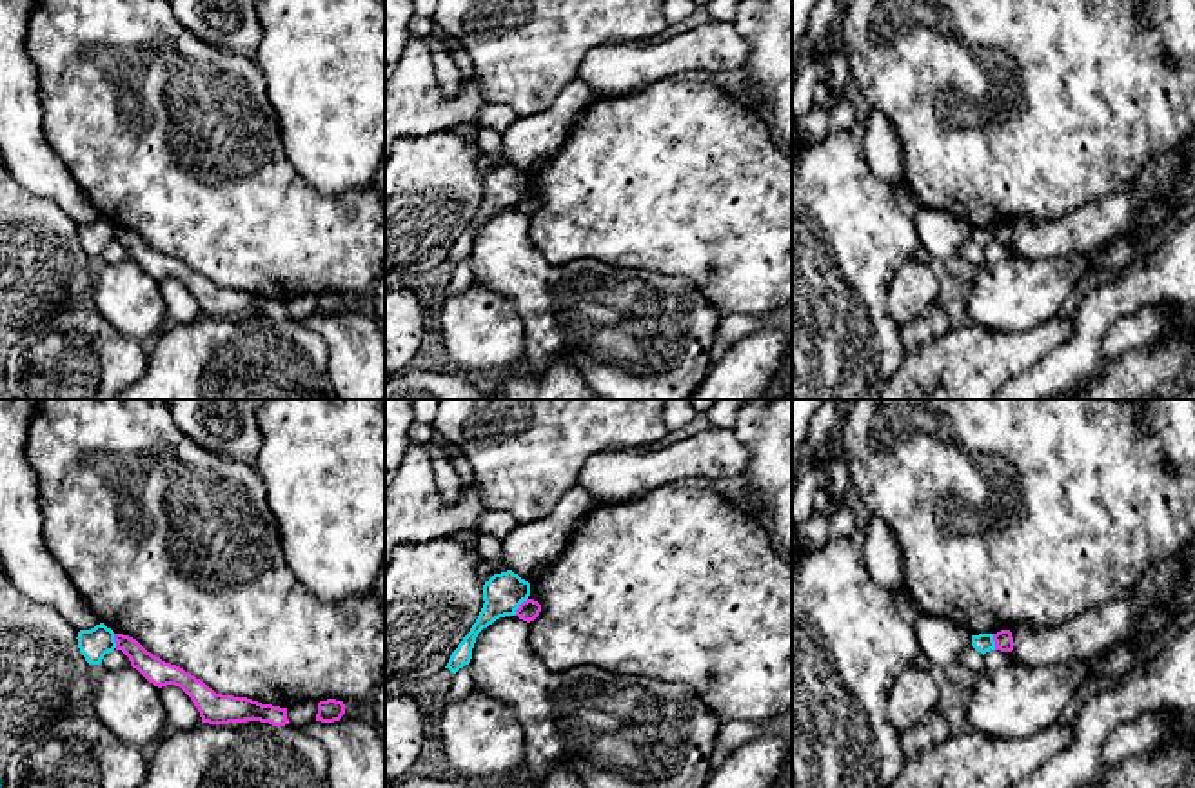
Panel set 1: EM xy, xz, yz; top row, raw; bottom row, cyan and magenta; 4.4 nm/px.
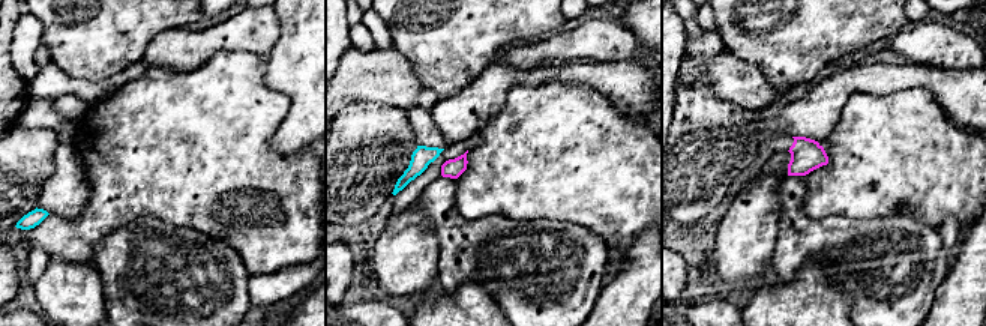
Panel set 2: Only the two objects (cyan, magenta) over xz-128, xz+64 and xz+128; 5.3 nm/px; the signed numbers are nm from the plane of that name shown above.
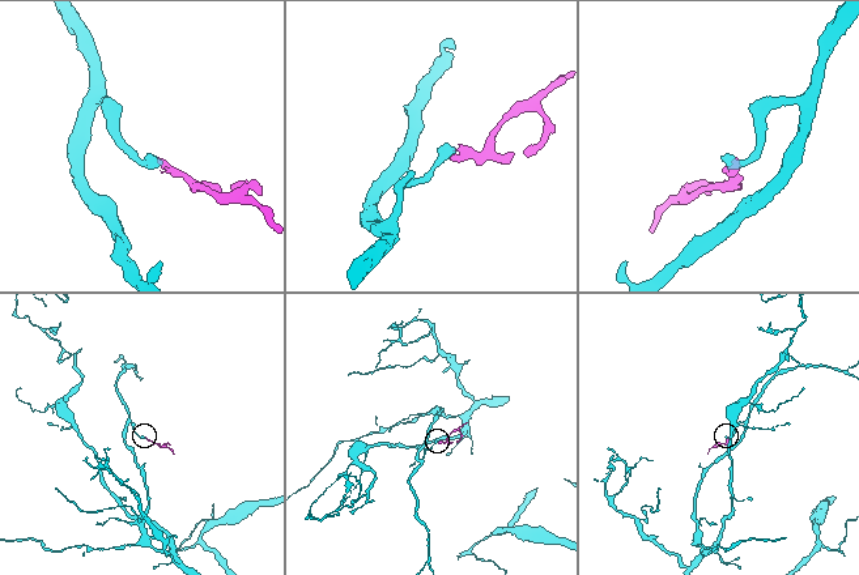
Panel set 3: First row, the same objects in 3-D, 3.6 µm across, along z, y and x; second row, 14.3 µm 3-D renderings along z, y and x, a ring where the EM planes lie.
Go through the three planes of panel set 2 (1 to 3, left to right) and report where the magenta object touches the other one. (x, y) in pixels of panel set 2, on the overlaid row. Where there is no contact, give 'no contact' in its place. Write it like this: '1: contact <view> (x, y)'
1: no contact
2: no contact
3: no contact

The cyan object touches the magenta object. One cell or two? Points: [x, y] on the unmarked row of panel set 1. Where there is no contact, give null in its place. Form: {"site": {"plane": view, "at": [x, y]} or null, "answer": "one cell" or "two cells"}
{"site": {"plane": "xz", "at": [518, 200]}, "answer": "two cells"}

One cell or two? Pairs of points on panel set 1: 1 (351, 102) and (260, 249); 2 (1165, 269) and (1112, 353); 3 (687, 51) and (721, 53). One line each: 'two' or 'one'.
1: two
2: two
3: one

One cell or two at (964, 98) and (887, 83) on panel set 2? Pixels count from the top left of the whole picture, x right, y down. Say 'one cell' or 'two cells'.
one cell

